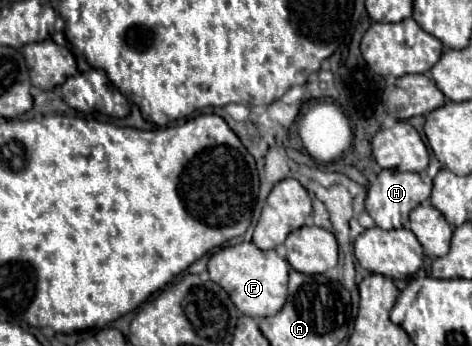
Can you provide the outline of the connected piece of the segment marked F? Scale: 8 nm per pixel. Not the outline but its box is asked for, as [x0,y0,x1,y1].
[207,243,289,319]

